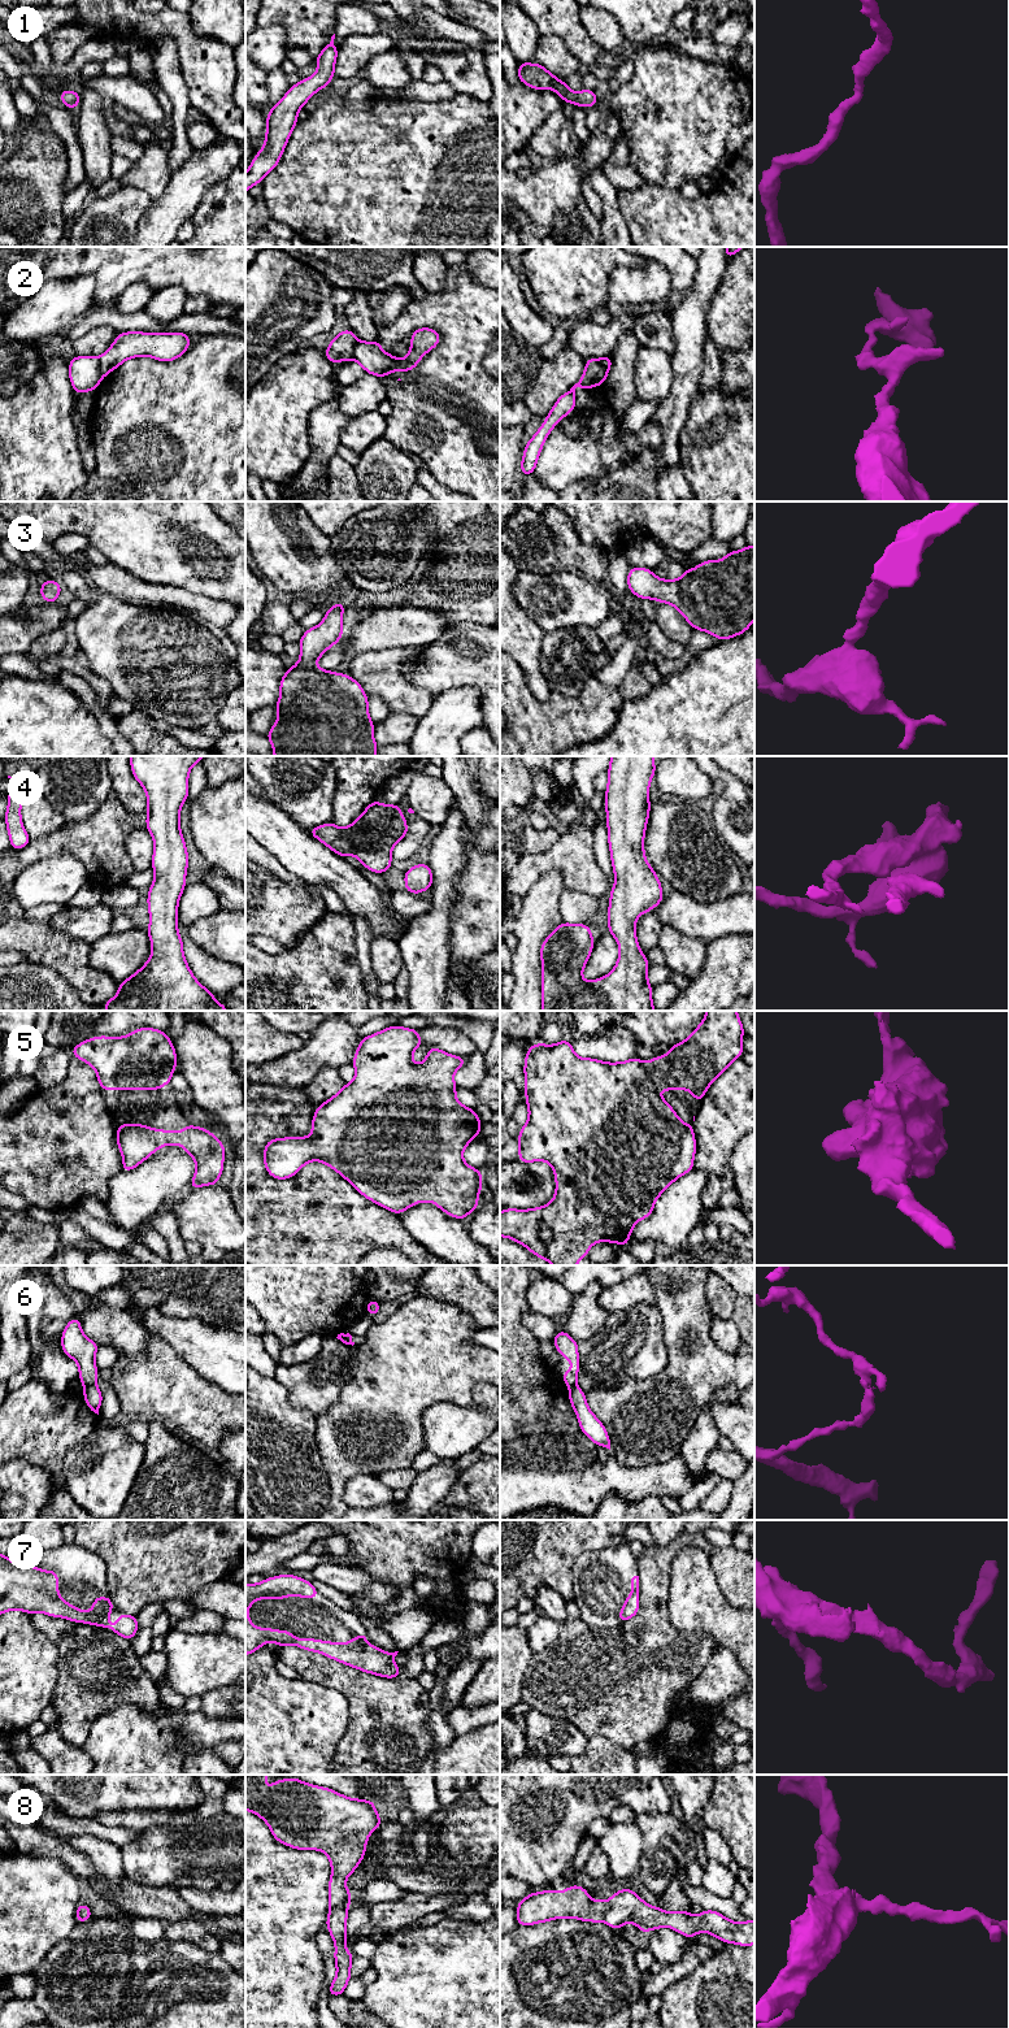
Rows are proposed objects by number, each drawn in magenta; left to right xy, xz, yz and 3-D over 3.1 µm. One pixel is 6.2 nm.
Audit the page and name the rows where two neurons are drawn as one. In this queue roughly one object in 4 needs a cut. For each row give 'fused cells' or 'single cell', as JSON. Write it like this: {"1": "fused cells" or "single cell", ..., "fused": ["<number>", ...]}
{"1": "single cell", "2": "fused cells", "3": "single cell", "4": "single cell", "5": "single cell", "6": "fused cells", "7": "single cell", "8": "single cell", "fused": ["2", "6"]}

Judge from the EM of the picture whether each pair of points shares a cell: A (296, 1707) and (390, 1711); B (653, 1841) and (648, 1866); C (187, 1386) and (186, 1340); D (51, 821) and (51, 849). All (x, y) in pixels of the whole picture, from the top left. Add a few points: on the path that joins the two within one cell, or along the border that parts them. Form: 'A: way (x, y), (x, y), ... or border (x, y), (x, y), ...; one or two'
A: border (327, 1686), (347, 1701), (348, 1725), (339, 1740); two
B: way (653, 1848), (653, 1859); one
C: border (164, 1340), (208, 1381); two
D: border (65, 824), (31, 839); two

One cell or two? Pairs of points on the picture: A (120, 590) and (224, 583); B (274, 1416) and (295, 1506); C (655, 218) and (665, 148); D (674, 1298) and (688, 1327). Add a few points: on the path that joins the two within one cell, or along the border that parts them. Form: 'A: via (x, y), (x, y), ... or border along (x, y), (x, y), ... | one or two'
A: border along (143, 580), (151, 583), (172, 585), (203, 594) | two
B: via (274, 1438), (274, 1462), (287, 1484) | one
C: border along (647, 183), (678, 190) | two
D: via (681, 1305), (685, 1310), (686, 1320) | one

